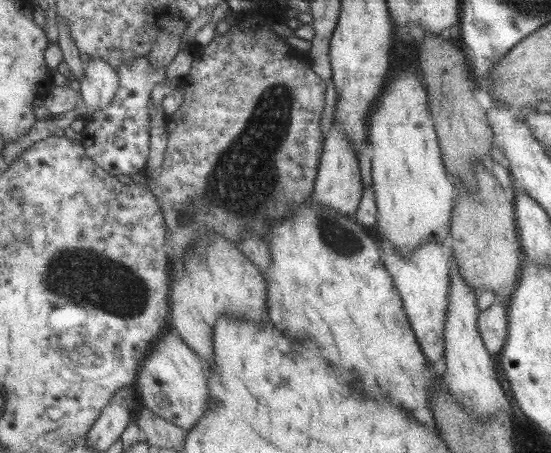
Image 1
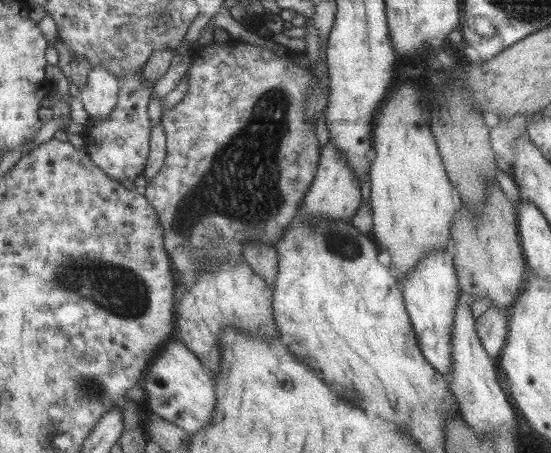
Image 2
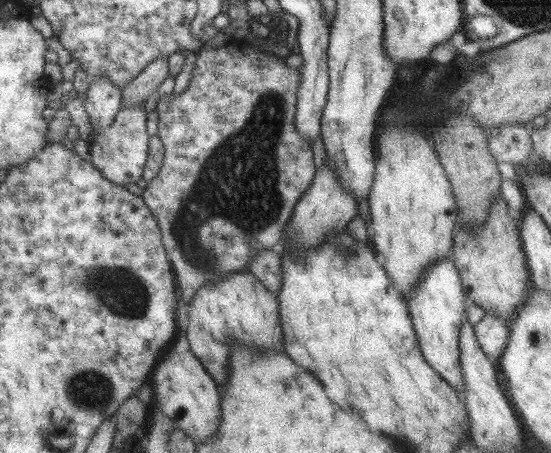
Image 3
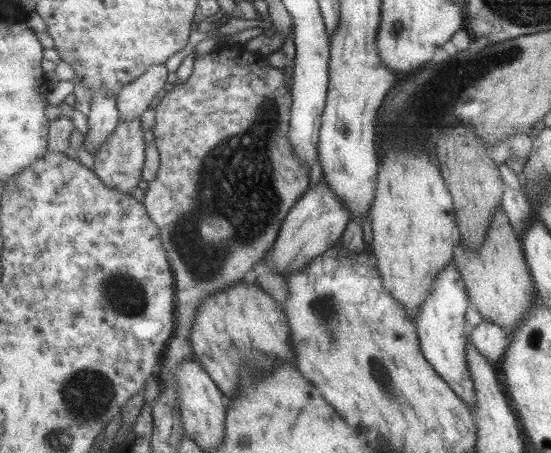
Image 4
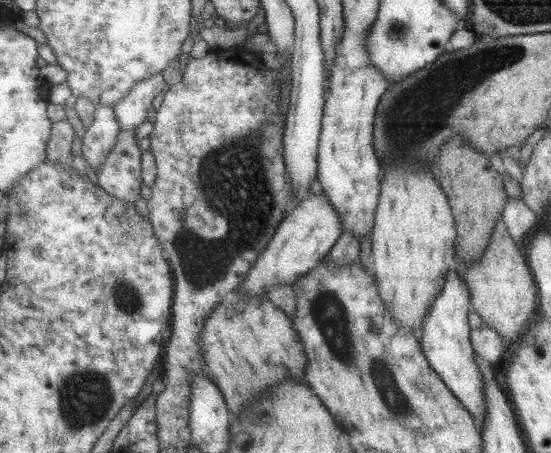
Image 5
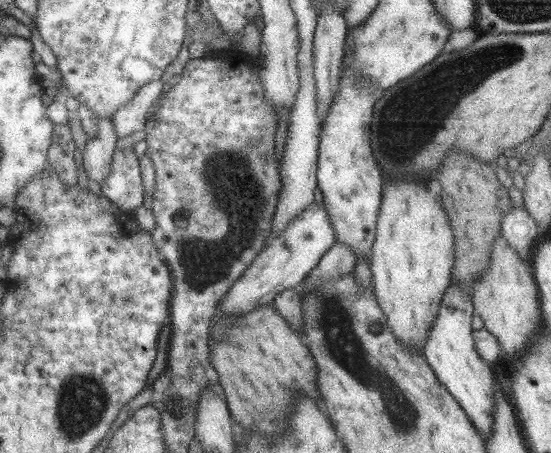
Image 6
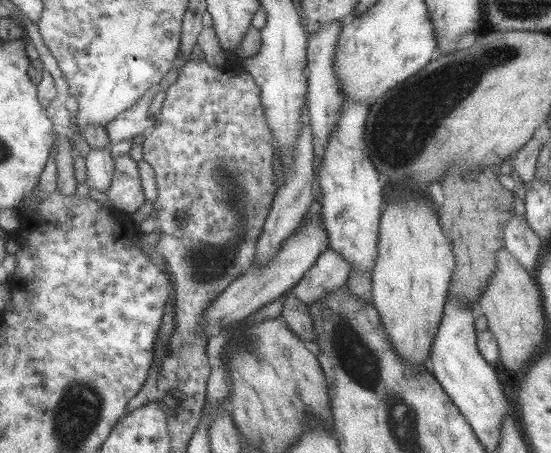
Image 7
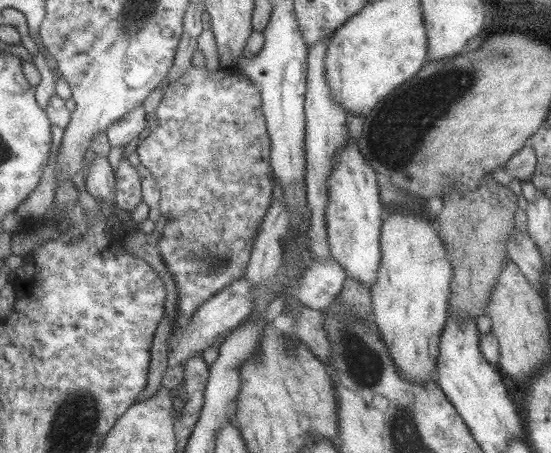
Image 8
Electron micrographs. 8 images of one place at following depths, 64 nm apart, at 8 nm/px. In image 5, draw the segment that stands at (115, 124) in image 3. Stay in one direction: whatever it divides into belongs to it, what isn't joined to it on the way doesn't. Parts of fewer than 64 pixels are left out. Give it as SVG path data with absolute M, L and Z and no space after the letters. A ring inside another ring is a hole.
M119 130L105 162L97 170L98 187L121 202L135 204L135 200L140 197L142 182L141 154L133 130Z

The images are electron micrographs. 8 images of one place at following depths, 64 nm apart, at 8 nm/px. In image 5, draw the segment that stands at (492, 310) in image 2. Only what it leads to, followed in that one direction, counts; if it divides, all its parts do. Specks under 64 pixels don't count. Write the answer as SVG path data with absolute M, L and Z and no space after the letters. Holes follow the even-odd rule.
M484 325L470 329L470 341L474 355L489 364L503 360L508 353L506 340Z

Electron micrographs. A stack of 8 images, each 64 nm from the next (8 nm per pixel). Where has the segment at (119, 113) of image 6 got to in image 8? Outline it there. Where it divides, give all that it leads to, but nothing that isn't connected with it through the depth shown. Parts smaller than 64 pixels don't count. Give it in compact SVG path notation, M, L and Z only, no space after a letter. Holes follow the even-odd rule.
M138 106L131 112L124 114L121 120L107 127L105 135L110 148L117 148L118 146L131 148L137 135L145 128L145 115L144 108Z

